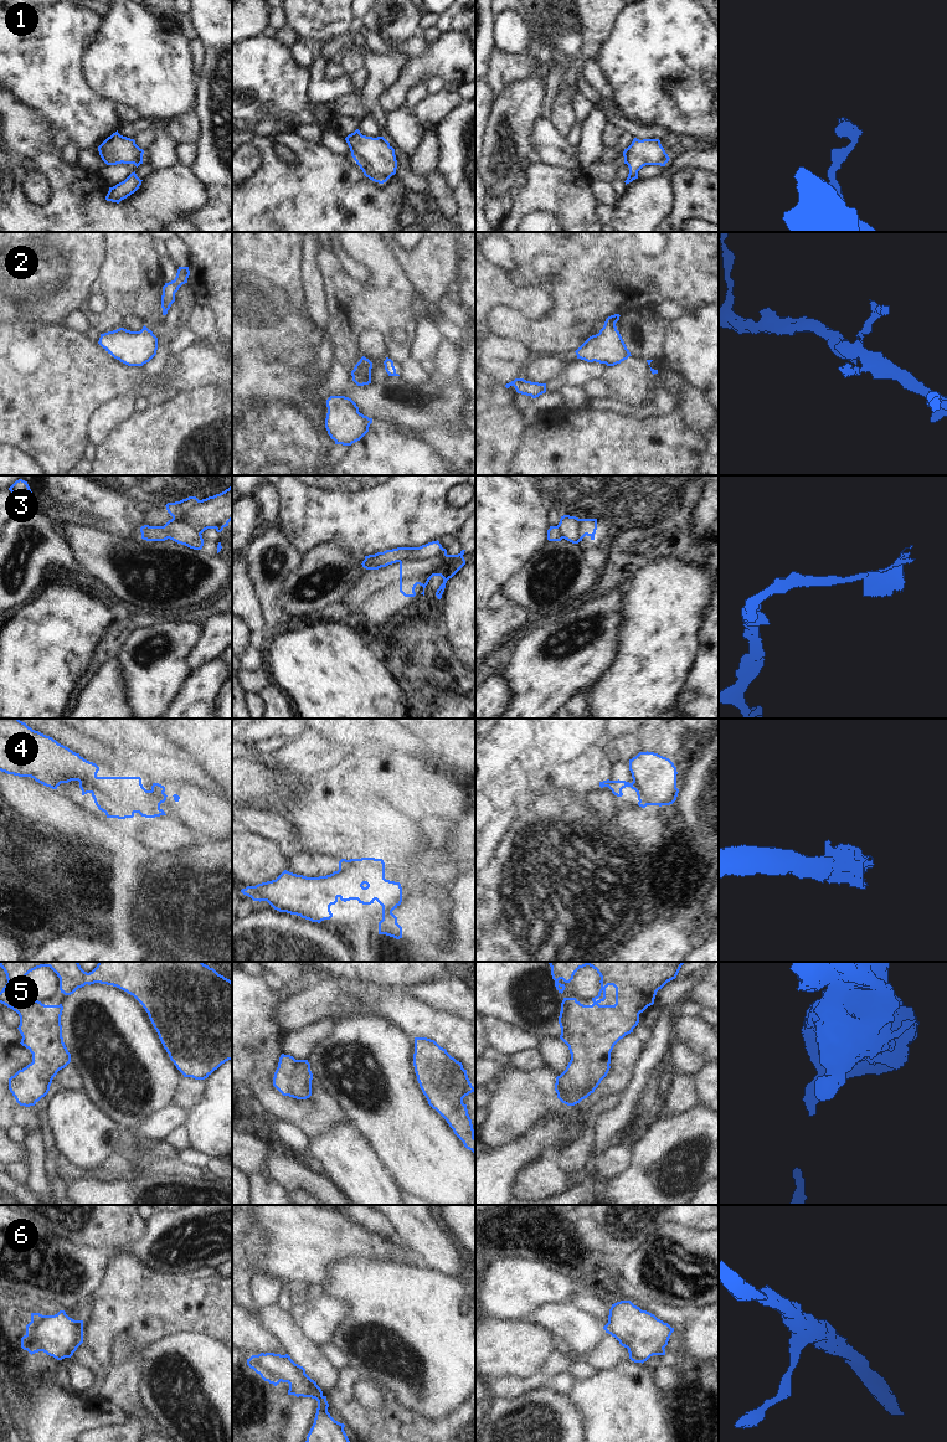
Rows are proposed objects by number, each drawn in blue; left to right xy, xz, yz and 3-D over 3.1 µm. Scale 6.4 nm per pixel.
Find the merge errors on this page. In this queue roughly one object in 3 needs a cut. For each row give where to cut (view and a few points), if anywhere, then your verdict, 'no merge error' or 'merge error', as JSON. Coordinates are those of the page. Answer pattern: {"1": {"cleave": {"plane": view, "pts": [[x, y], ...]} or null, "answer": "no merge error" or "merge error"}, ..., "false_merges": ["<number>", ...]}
{"1": {"cleave": null, "answer": "no merge error"}, "2": {"cleave": null, "answer": "no merge error"}, "3": {"cleave": {"plane": "xz", "pts": [[444, 549], [430, 555], [412, 550], [410, 557], [400, 562]]}, "answer": "merge error"}, "4": {"cleave": null, "answer": "no merge error"}, "5": {"cleave": null, "answer": "no merge error"}, "6": {"cleave": null, "answer": "no merge error"}, "false_merges": ["3"]}

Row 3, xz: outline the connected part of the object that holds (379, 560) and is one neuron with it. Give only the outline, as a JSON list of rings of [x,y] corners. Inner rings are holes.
[[[432,541],[420,547],[397,547],[392,550],[386,550],[384,552],[377,552],[375,555],[365,556],[362,561],[362,567],[366,570],[379,570],[396,562],[403,562],[410,560],[410,552],[417,550],[421,556],[437,555],[442,547],[439,541]]]

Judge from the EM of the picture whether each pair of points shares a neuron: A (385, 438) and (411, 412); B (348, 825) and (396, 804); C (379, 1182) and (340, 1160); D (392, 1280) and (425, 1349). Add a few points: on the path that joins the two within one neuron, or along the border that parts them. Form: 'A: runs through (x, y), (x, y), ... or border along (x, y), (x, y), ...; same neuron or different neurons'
A: border along (379, 417), (390, 421); different neurons
B: runs through (360, 825), (377, 824), (385, 817); same neuron
C: runs through (369, 1182), (350, 1163); same neuron
D: runs through (392, 1297), (392, 1303), (399, 1312), (418, 1332); same neuron

